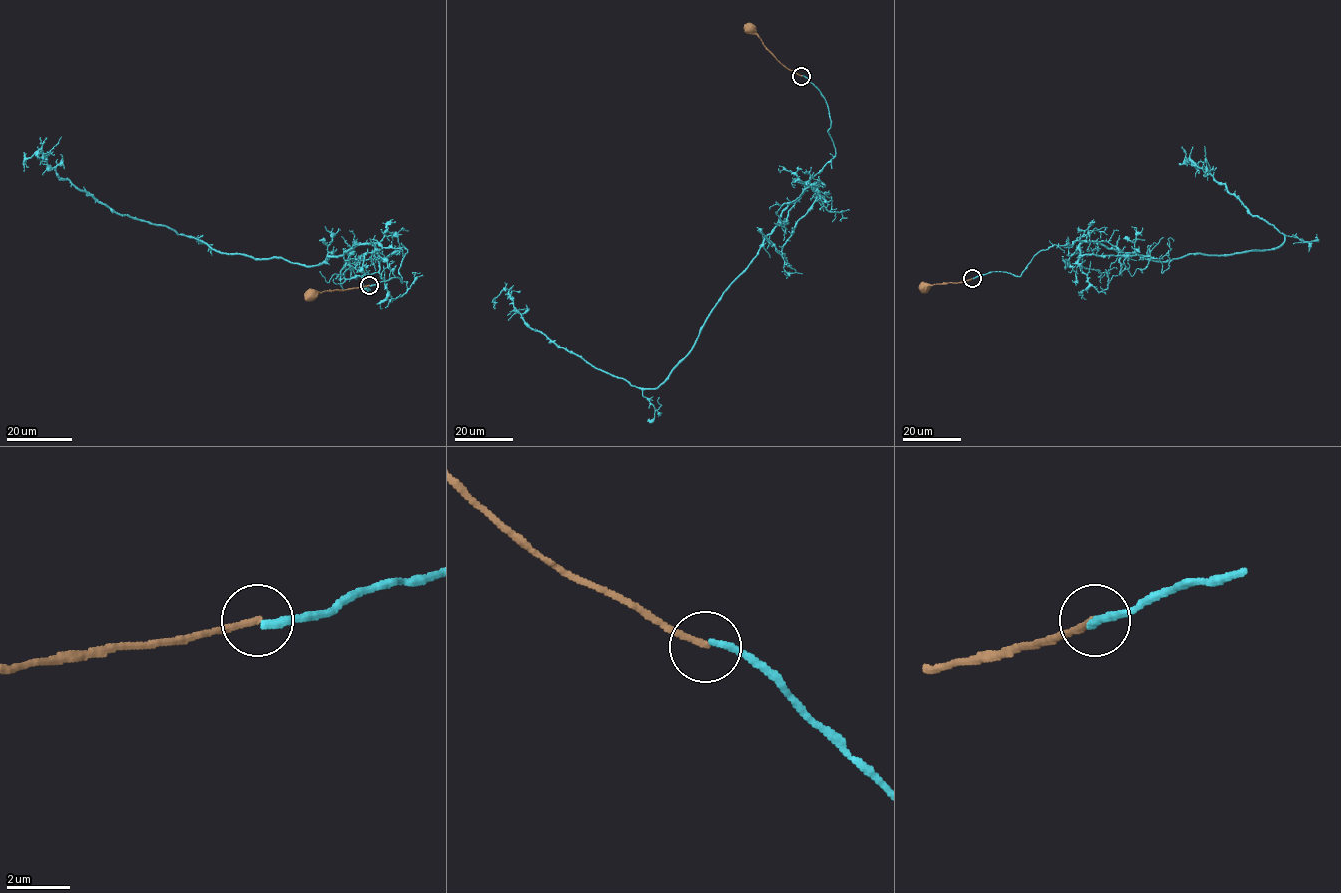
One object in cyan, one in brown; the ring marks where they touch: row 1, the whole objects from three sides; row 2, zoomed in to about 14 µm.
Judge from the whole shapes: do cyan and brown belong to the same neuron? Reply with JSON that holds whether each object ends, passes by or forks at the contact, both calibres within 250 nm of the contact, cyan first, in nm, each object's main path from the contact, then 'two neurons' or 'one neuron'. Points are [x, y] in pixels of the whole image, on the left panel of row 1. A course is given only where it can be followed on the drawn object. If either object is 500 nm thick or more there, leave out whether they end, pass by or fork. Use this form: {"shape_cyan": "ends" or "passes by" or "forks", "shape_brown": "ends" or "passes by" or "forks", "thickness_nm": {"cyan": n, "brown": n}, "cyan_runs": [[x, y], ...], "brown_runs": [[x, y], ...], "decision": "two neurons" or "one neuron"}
{"shape_cyan": "ends", "shape_brown": "ends", "thickness_nm": {"cyan": 240, "brown": 200}, "cyan_runs": [[369, 285], [401, 282], [406, 249], [357, 244], [303, 266], [218, 253], [111, 210], [40, 149], [24, 171]], "brown_runs": [[368, 285], [315, 292], [311, 296]], "decision": "two neurons"}

